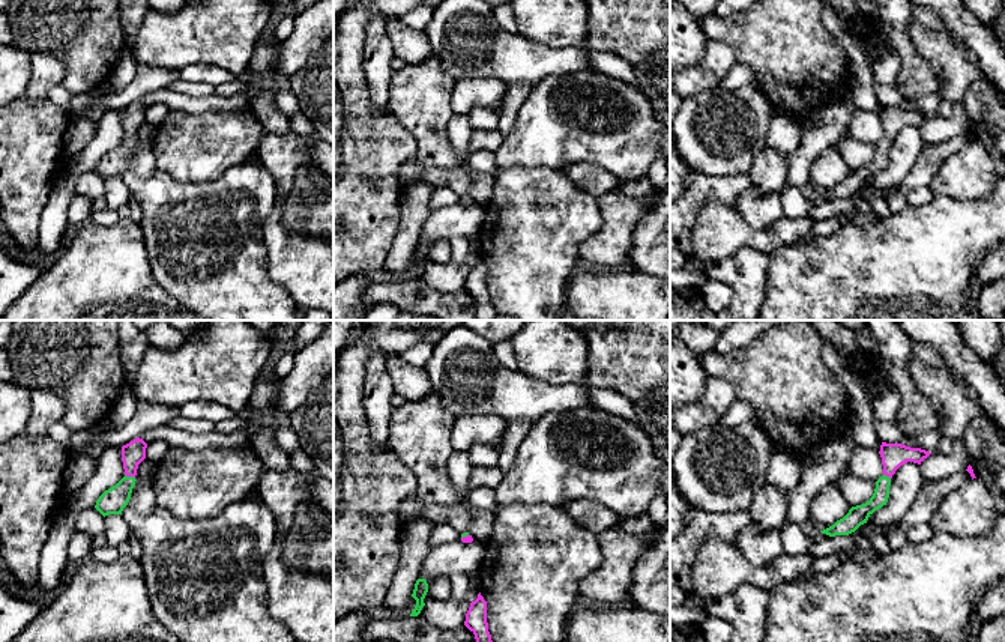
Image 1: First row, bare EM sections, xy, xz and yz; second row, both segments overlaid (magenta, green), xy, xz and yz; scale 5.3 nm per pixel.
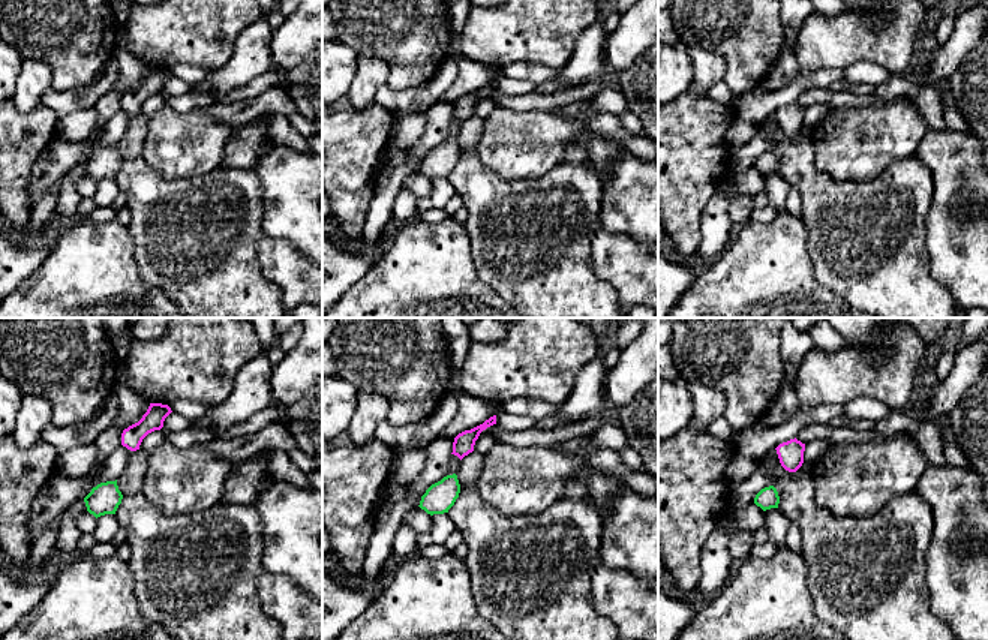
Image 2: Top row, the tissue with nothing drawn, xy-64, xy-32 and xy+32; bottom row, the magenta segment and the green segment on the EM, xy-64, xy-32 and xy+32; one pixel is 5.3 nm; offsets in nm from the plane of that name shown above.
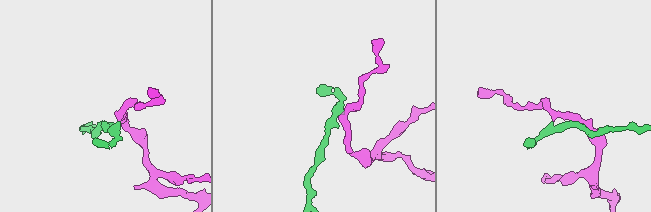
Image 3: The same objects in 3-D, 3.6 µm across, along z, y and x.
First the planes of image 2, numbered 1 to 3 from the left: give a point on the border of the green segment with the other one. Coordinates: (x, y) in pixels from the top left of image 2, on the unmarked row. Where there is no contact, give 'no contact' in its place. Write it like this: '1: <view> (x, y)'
1: no contact
2: no contact
3: no contact

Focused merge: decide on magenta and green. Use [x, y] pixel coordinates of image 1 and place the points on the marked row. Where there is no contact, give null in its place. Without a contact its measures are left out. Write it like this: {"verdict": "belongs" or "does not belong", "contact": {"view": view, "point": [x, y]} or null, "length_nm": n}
{"verdict": "belongs", "contact": {"view": "xy", "point": [129, 475]}, "length_nm": 60}

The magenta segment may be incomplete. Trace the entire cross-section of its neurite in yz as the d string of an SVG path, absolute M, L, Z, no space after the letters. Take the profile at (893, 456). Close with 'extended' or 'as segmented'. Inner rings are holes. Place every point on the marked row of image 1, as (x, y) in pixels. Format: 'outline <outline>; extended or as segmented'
outline M882 442L879 454L882 457L883 475L876 481L876 489L870 501L862 505L852 507L843 519L820 531L822 534L835 537L855 532L861 525L867 523L868 517L876 510L886 505L889 498L891 478L895 471L907 462L921 465L921 462L931 453L921 448L910 448L901 444Z; extended

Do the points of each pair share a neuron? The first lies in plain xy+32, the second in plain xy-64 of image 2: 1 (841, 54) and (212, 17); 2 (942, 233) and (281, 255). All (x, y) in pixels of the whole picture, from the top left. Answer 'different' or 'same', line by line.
1: same
2: same

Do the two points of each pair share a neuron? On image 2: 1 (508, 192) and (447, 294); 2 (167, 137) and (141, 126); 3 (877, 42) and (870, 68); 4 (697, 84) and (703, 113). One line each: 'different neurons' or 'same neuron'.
1: different neurons
2: different neurons
3: different neurons
4: different neurons

